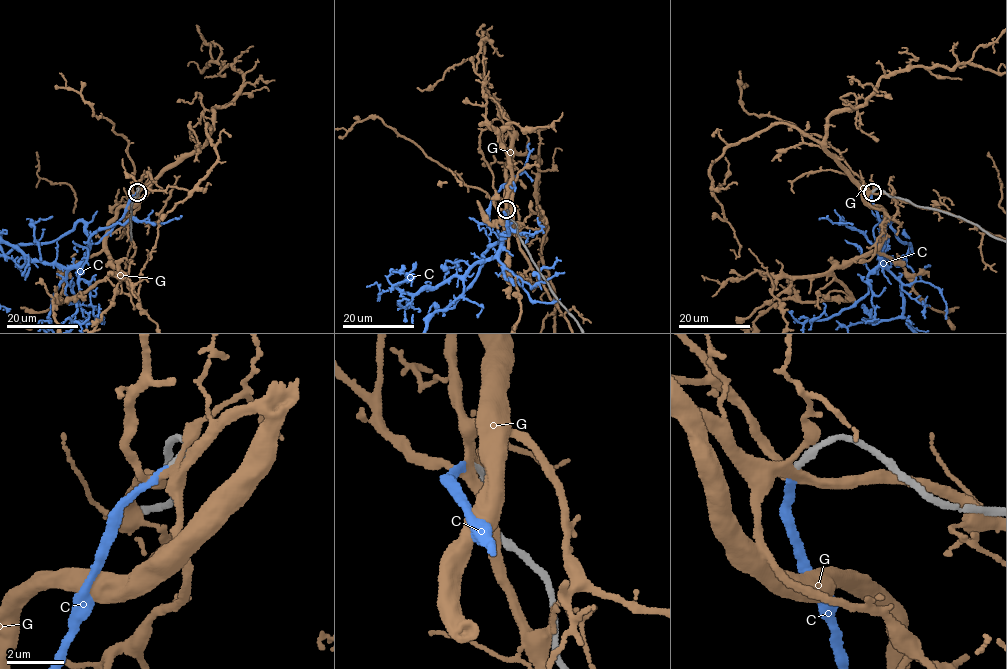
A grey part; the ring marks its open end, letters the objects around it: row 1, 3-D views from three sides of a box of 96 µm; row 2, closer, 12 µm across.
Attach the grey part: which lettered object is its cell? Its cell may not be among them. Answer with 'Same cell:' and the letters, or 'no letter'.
Same cell: C

